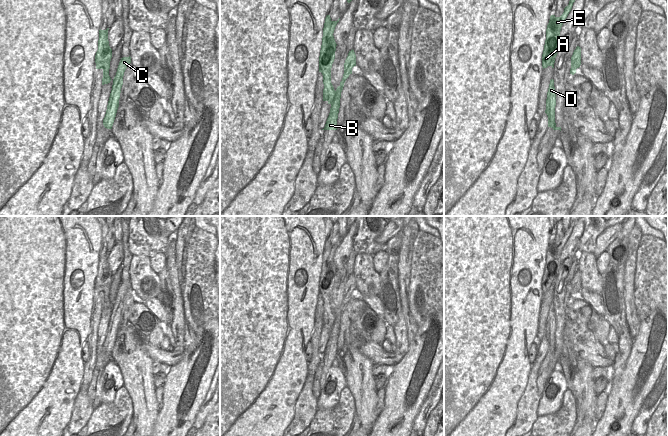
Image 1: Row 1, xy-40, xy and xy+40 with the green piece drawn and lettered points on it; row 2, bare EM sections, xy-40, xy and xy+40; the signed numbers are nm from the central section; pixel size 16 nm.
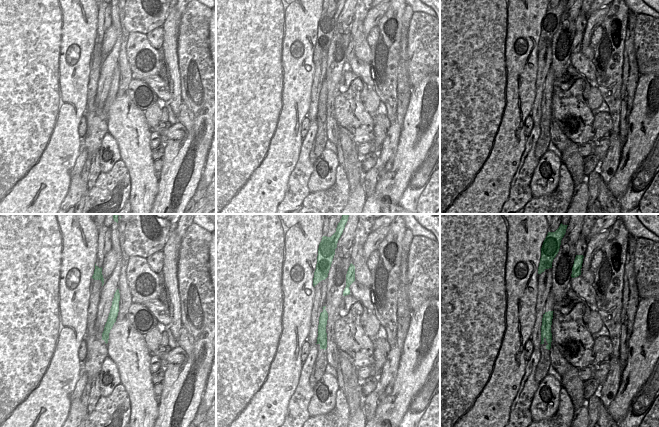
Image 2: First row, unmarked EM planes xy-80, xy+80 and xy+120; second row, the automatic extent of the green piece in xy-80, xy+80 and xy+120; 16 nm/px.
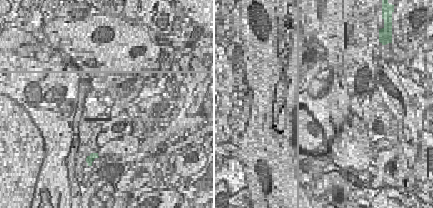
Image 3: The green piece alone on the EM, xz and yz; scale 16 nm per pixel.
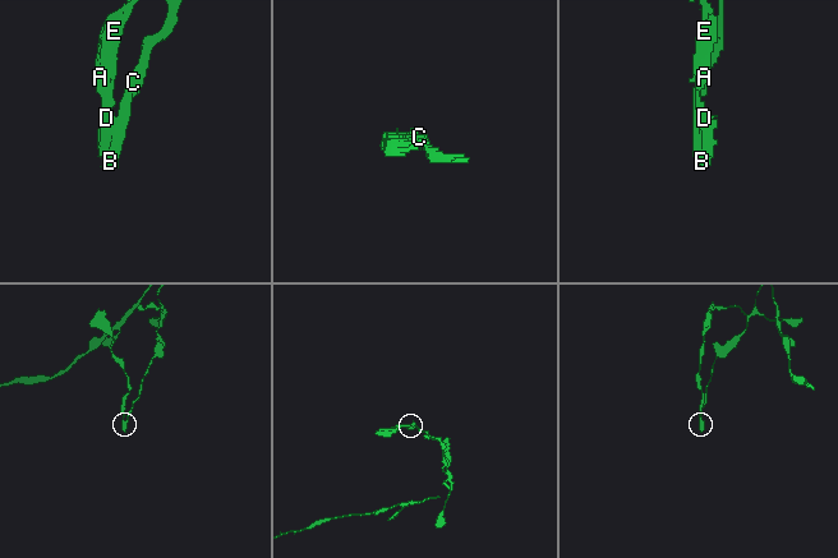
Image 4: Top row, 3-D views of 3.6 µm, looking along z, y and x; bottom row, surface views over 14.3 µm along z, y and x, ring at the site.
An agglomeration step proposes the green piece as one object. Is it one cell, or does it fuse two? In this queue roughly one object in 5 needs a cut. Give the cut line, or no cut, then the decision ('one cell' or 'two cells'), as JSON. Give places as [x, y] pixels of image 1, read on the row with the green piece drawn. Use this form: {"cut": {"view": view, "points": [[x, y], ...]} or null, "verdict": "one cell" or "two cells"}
{"cut": {"view": "xy", "points": [[336, 91], [331, 104]]}, "verdict": "two cells"}

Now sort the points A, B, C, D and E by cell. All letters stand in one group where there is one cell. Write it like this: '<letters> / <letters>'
A D E / B C

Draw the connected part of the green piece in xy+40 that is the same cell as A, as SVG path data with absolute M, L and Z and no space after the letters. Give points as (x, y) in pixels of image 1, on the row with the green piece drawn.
M575 0L569 1L569 4L564 8L564 12L560 17L556 17L555 15L550 16L550 20L546 29L546 40L542 54L543 69L547 68L548 66L554 68L555 58L557 56L561 41L561 27L569 12L571 11L574 2Z

